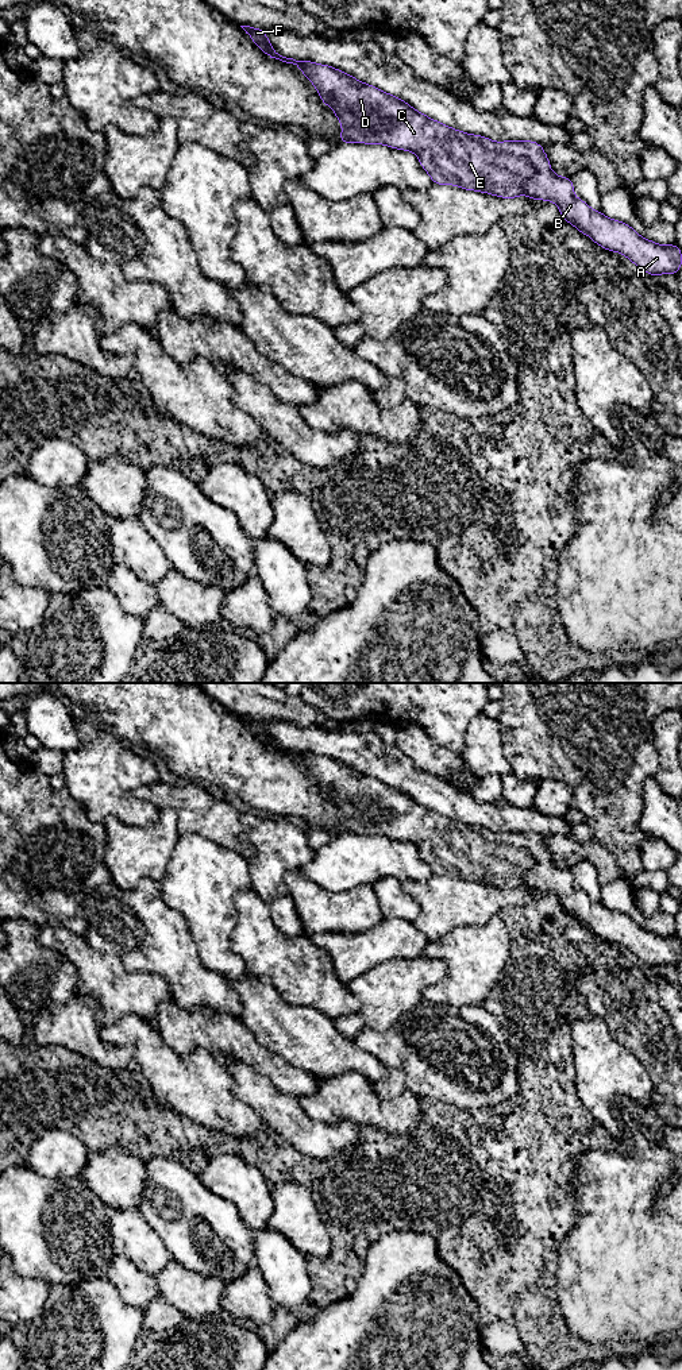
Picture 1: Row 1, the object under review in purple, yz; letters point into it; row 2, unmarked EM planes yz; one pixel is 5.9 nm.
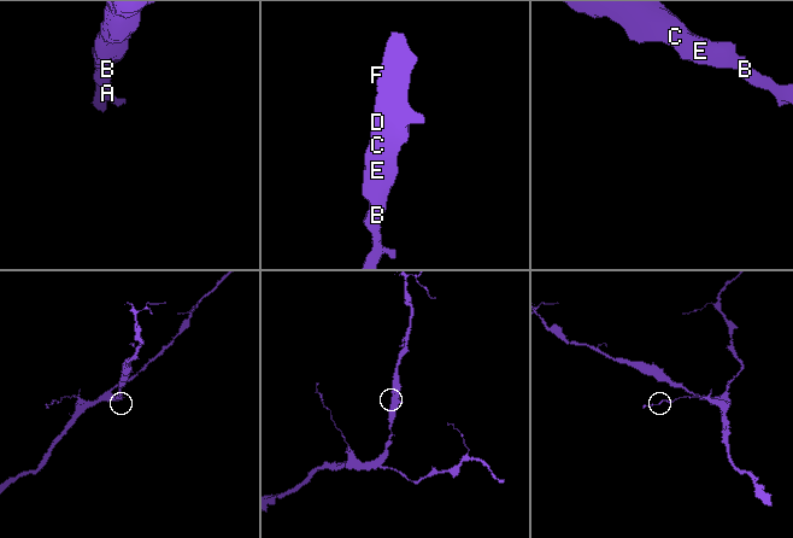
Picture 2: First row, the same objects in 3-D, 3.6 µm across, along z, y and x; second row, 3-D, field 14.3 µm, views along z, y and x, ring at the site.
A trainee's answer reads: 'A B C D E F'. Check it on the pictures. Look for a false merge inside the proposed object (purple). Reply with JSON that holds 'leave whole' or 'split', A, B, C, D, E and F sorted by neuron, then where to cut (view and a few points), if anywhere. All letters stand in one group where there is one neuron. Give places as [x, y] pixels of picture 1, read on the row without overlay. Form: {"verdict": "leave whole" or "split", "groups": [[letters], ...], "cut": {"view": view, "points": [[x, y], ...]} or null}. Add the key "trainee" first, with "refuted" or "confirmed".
{"trainee": "confirmed", "verdict": "leave whole", "groups": [["A", "B", "C", "D", "E", "F"]], "cut": null}

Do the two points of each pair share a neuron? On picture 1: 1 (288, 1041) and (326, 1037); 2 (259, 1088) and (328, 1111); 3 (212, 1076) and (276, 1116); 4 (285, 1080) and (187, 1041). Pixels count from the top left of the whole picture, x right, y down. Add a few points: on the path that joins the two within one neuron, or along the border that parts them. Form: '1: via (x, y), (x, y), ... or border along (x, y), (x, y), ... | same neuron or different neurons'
1: via (297, 1037), (316, 1037) | same neuron
2: border along (296, 1099), (308, 1115), (323, 1122) | different neurons
3: border along (224, 1064), (231, 1077), (231, 1089), (254, 1111) | different neurons
4: via (261, 1058), (234, 1039), (211, 1039) | same neuron

